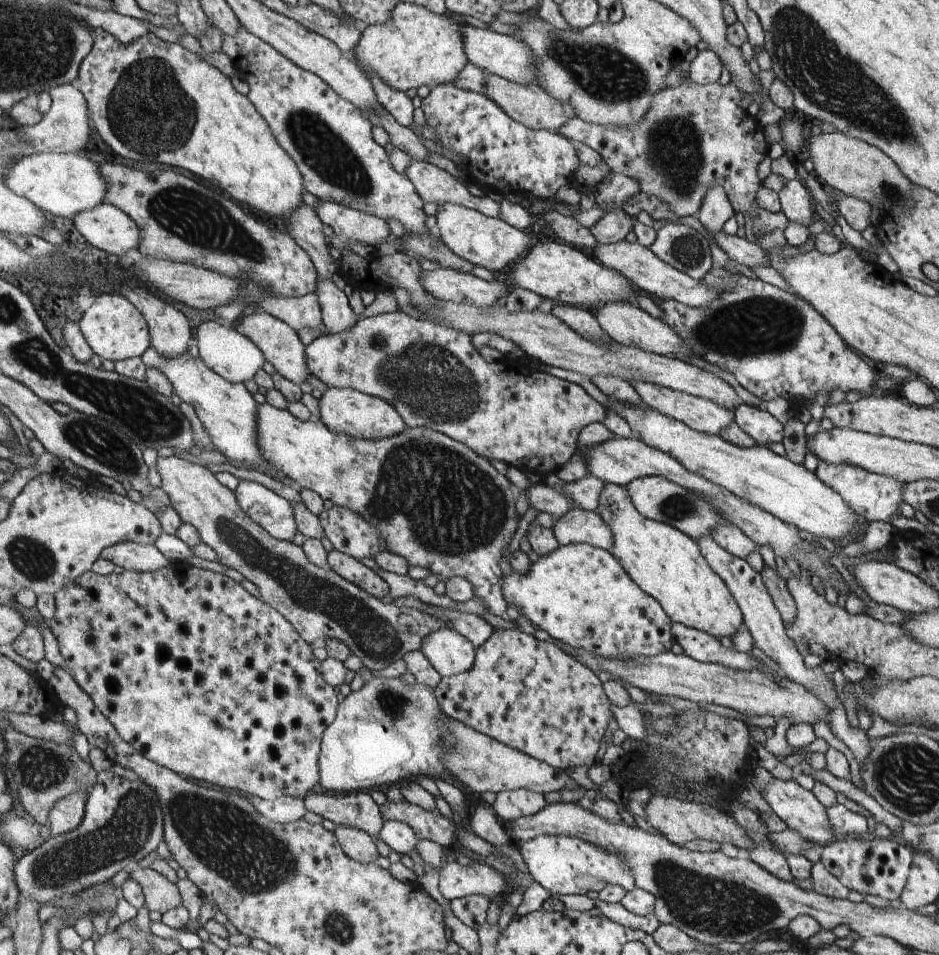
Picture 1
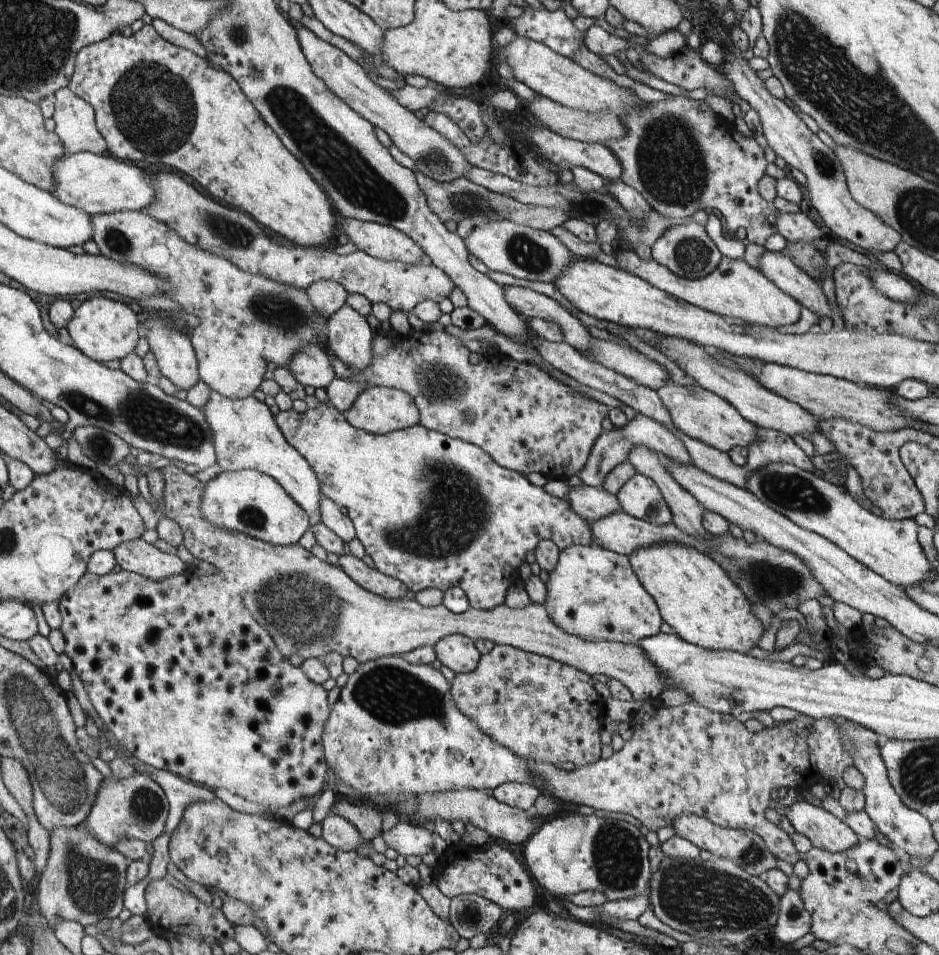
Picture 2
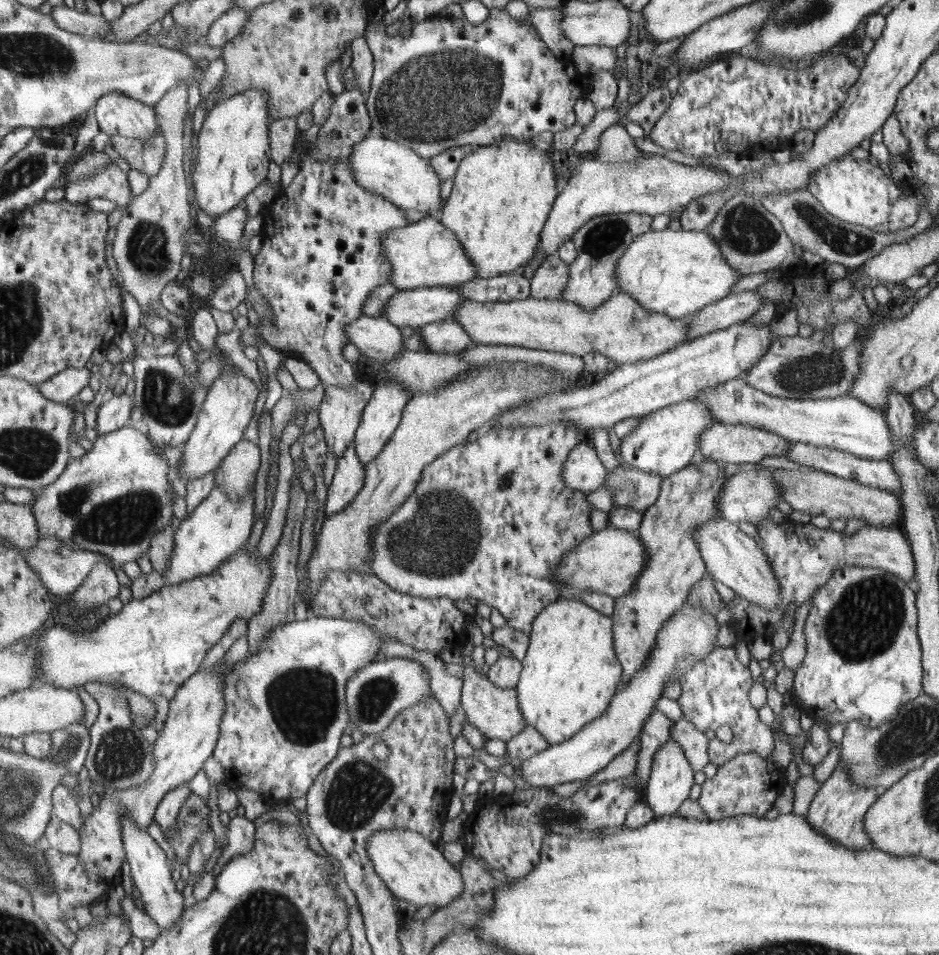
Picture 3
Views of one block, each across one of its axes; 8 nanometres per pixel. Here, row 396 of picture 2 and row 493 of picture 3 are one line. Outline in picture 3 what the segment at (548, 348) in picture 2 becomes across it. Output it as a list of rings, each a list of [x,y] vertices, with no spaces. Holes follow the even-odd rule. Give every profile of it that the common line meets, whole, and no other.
[[[617,466],[608,473],[604,485],[613,492],[613,506],[628,507],[644,513],[657,501],[663,479],[663,476],[654,473]]]

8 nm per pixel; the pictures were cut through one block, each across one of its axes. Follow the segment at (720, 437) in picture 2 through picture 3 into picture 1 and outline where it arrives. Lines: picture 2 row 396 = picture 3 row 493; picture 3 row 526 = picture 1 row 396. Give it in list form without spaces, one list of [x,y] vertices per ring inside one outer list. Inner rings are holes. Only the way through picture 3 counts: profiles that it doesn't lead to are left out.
[[[630,381],[629,383],[637,390],[638,396],[640,396],[646,406],[685,422],[694,430],[718,435],[722,429],[726,428],[734,420],[734,412],[728,411],[710,399],[689,395],[680,391],[673,391],[670,387],[655,385],[646,381]]]

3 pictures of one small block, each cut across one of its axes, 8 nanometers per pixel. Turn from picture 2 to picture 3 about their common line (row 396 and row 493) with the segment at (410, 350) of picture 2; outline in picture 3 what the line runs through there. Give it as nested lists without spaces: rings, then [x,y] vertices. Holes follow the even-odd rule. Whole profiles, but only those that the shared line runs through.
[[[558,421],[539,427],[487,427],[481,431],[474,442],[464,442],[442,454],[436,461],[426,465],[421,474],[421,480],[417,482],[417,488],[406,499],[406,502],[403,502],[388,518],[373,528],[373,536],[370,540],[370,546],[373,547],[373,556],[369,562],[370,572],[399,592],[413,594],[415,597],[431,599],[446,597],[455,601],[476,598],[484,604],[497,608],[508,620],[508,626],[529,634],[537,614],[560,598],[558,582],[551,577],[551,570],[555,566],[559,566],[559,562],[565,557],[565,554],[576,549],[594,533],[590,525],[590,514],[594,507],[586,501],[587,493],[566,486],[562,476],[562,469],[565,468],[569,454],[575,446],[582,443],[582,436],[578,429],[570,421]]]

